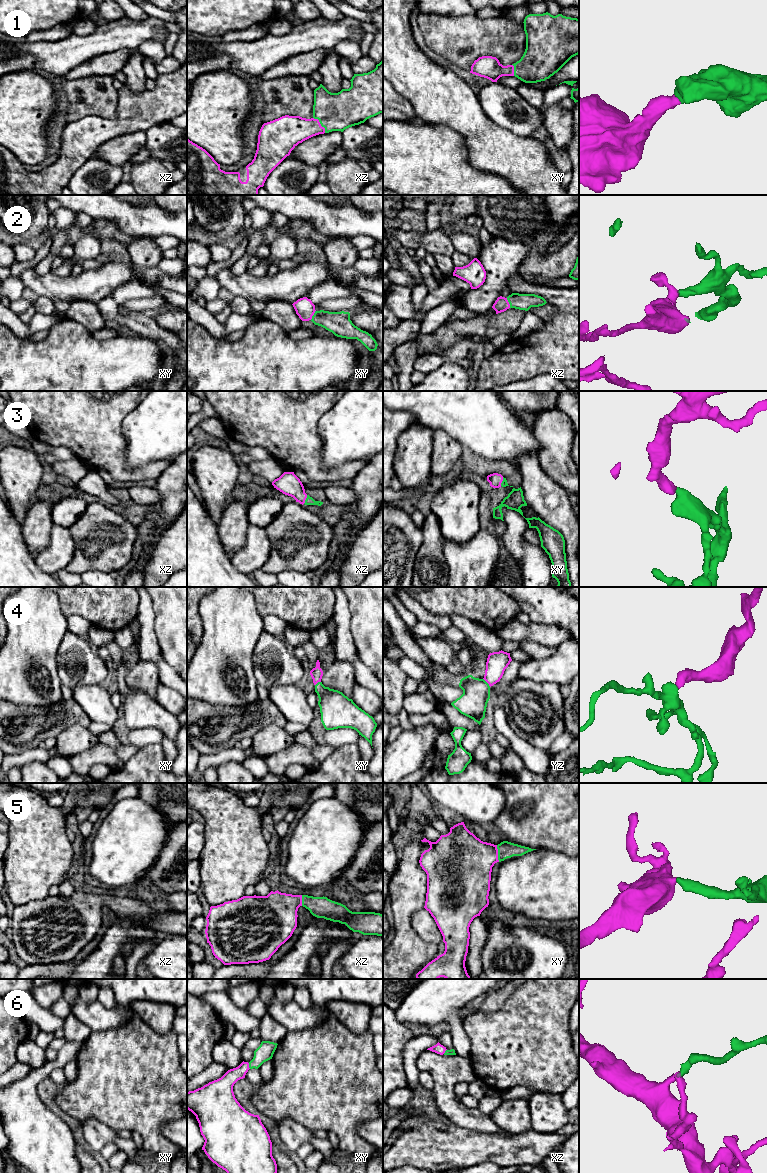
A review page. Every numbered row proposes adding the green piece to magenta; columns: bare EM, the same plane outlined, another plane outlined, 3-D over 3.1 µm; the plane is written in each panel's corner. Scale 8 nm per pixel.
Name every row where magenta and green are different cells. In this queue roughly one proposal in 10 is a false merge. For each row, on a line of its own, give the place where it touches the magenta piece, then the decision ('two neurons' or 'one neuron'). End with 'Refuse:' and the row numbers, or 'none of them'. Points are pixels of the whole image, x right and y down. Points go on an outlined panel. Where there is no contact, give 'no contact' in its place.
1: contact xz (320, 124); one neuron
2: contact xz (508, 303); one neuron
3: contact xz (305, 499); one neuron
4: contact yz (486, 681); one neuron
5: contact xy (497, 853); one neuron
6: contact xy (248, 1066); one neuron
Refuse: none of them

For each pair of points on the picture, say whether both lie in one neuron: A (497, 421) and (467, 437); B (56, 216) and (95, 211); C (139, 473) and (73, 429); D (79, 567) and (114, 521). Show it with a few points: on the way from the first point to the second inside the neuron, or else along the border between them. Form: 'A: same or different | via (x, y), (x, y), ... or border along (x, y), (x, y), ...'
A: same | via (490, 424), (480, 424), (474, 430)
B: different | border along (62, 206), (75, 212)
C: same | via (123, 472), (89, 438)
D: same | via (88, 556), (104, 540), (106, 532)

